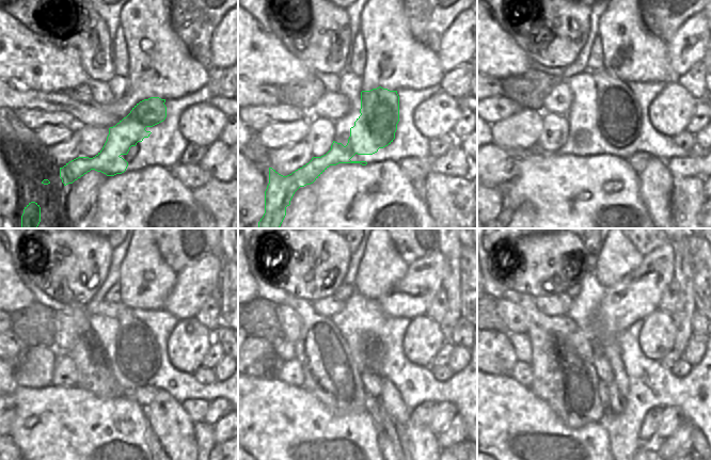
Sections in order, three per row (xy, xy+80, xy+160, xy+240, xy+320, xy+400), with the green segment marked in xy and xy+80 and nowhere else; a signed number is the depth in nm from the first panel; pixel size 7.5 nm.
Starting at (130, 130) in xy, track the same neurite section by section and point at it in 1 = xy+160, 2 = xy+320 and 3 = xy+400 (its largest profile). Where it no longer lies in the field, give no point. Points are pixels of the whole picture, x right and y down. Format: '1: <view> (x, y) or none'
1: xy+160 (618, 124)
2: xy+320 (373, 354)
3: xy+400 (559, 304)

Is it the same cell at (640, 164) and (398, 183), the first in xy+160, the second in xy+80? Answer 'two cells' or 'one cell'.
two cells

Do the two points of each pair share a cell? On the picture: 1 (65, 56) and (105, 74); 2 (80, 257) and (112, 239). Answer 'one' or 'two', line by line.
1: two
2: two

